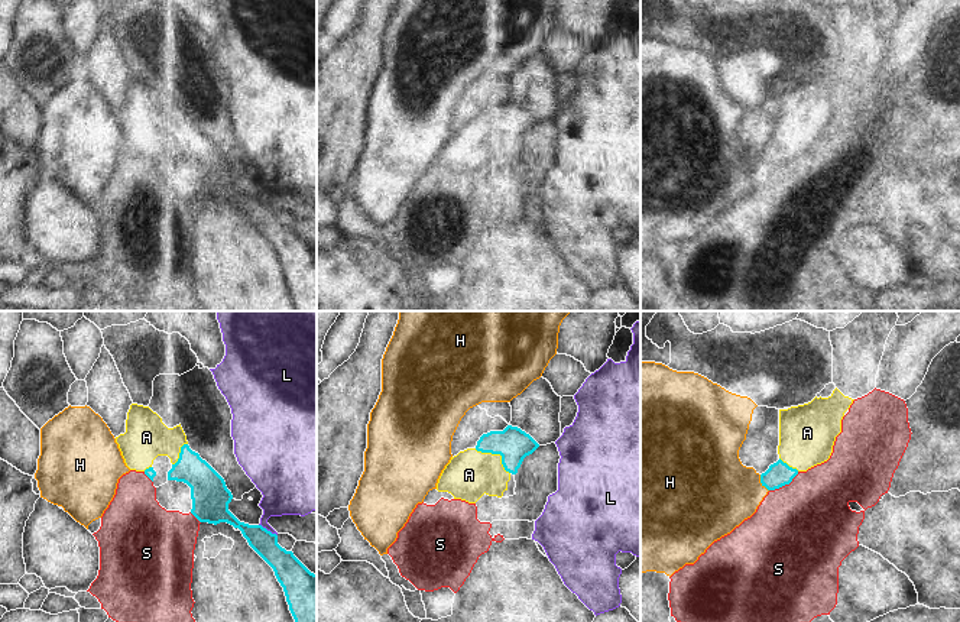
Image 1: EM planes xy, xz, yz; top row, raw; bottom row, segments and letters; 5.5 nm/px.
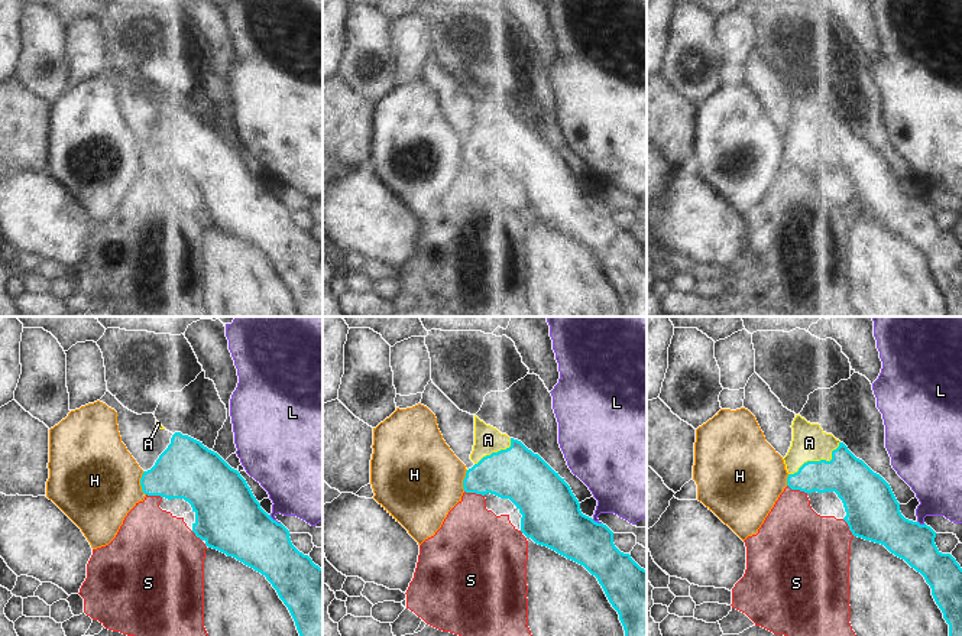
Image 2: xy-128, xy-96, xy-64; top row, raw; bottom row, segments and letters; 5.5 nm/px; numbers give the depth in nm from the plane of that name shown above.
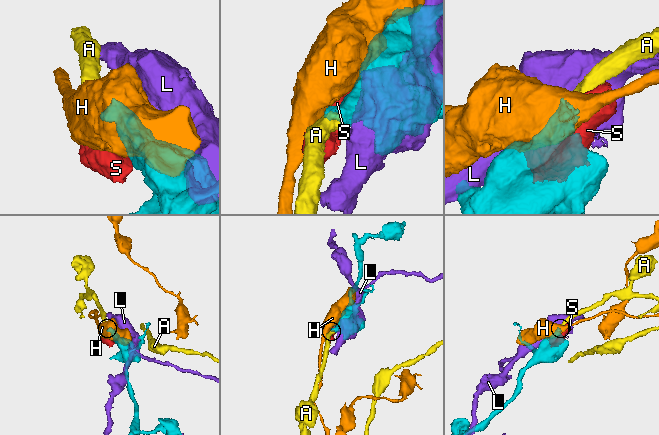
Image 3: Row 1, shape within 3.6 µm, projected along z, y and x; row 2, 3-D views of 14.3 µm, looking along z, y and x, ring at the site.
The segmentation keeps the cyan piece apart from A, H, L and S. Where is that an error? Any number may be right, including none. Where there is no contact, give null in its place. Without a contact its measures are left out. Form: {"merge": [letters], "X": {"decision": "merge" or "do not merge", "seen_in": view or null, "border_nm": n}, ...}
{"merge": ["A"], "A": {"decision": "merge", "seen_in": "xz", "border_nm": 240}, "H": {"decision": "do not merge", "seen_in": "yz", "border_nm": 110}, "L": {"decision": "do not merge", "seen_in": "xy", "border_nm": 120}, "S": {"decision": "do not merge", "seen_in": "yz", "border_nm": 200}}

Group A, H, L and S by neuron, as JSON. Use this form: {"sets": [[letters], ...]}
{"sets": [["A"], ["H"], ["L"], ["S"]]}

